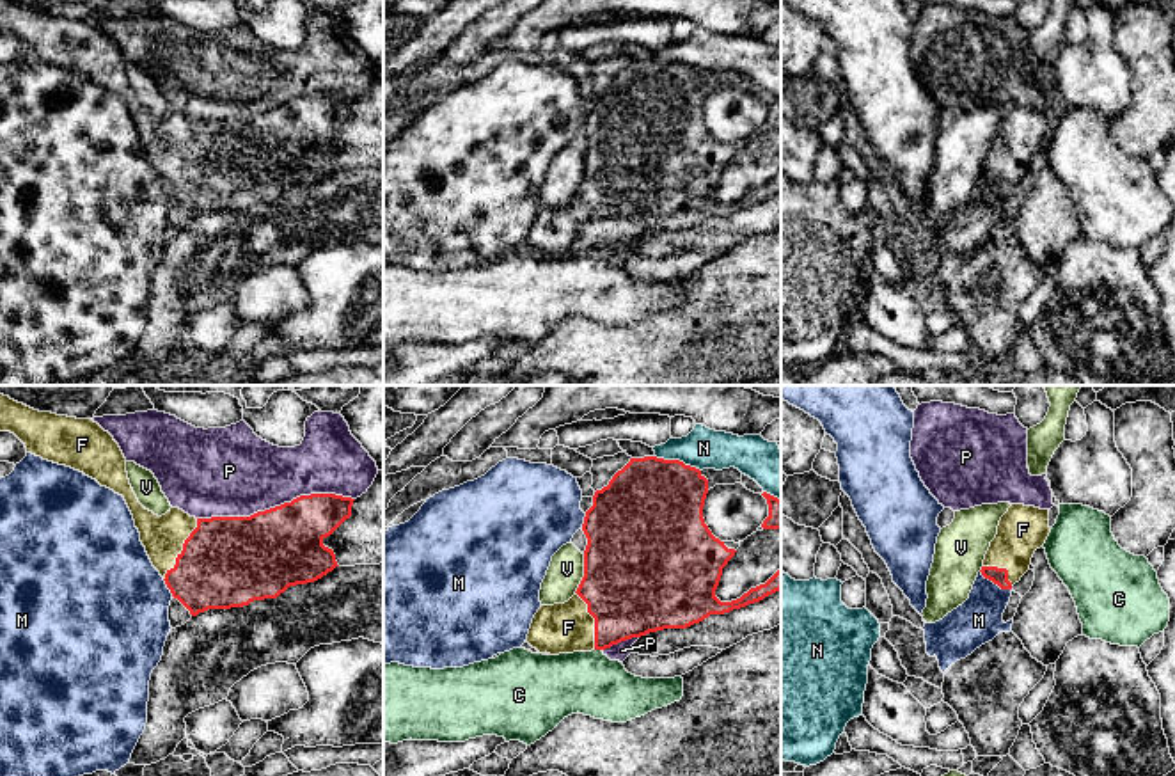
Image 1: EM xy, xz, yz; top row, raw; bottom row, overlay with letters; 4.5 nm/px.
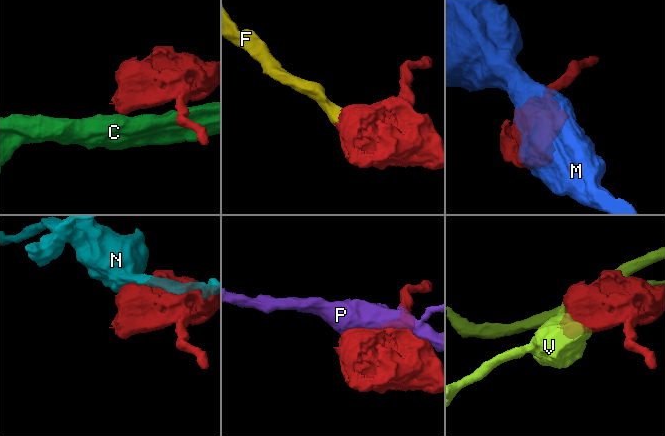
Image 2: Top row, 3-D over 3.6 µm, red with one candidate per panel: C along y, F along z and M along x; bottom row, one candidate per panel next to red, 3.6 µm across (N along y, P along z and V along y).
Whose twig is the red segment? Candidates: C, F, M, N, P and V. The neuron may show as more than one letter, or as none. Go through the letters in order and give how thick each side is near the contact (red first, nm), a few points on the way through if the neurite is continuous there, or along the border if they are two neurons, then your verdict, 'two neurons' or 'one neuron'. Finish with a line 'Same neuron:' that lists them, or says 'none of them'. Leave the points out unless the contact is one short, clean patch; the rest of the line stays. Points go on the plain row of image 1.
C: 320 nm thick on the red side, 280 nm on the other; border along xz (595, 251), (600, 253); two neurons
F: 420 nm thick on the red side, 190 nm on the other; runs through xy (228, 164), (203, 164), (183, 151), (164, 139); one neuron
M: 80 nm thick on the red side, 220 nm on the other; two neurons
N: 460 nm thick on the red side, 190 nm on the other; two neurons
P: 380 nm thick on the red side, 400 nm on the other; two neurons
V: 500 nm thick on the red side, 160 nm on the other; two neurons
Same neuron: F

